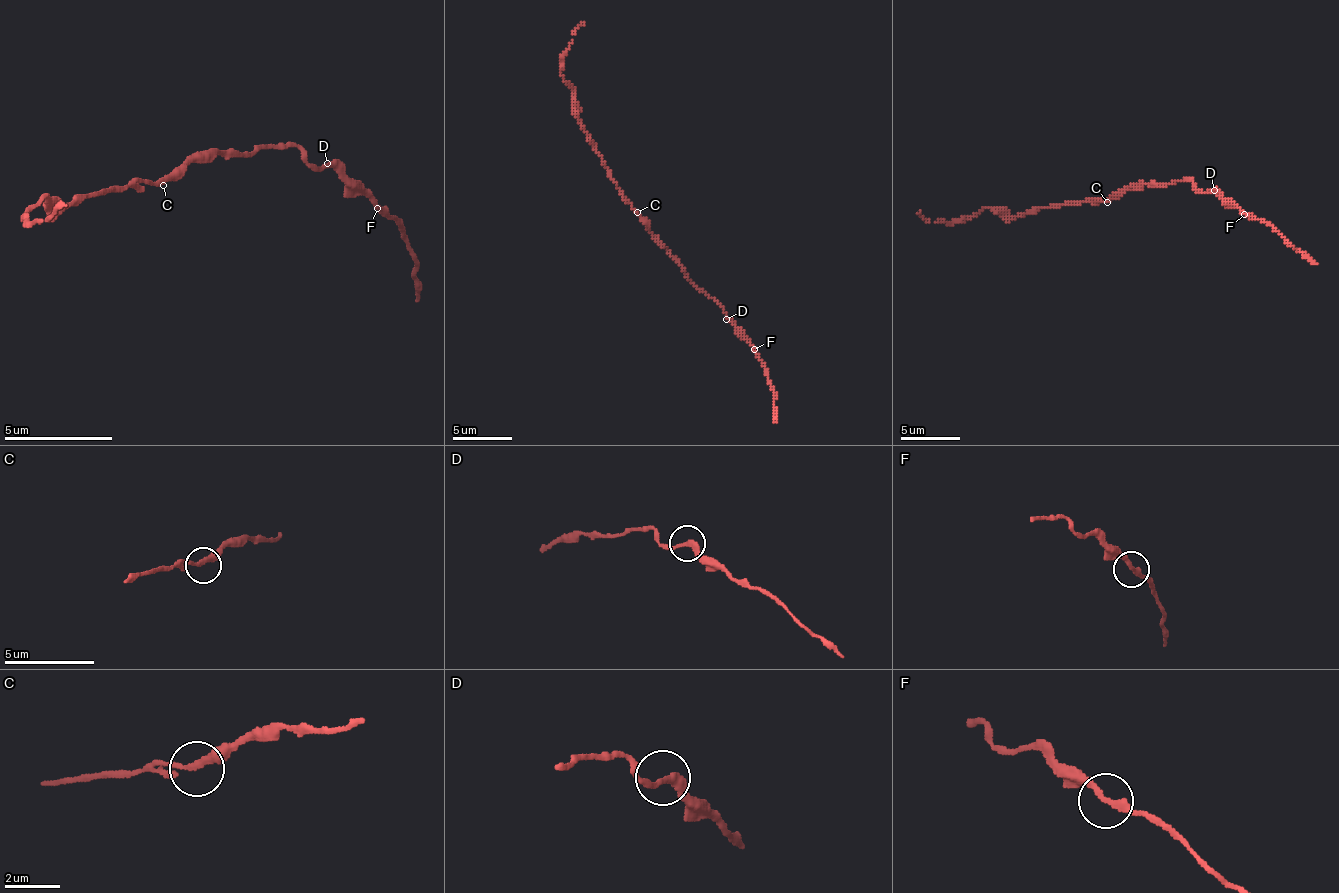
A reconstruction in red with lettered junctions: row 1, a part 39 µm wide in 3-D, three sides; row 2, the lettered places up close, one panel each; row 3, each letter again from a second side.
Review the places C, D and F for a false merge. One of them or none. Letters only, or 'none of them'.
F

